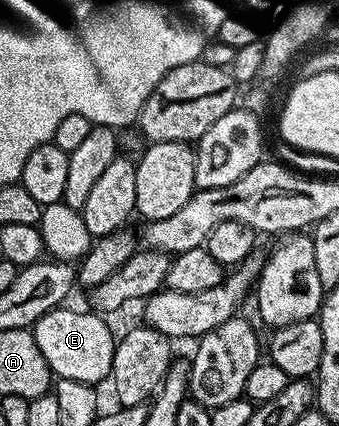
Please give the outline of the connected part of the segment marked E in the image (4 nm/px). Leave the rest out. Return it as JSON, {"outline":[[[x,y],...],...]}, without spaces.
{"outline":[[[61,311],[56,315],[50,316],[40,326],[39,332],[43,347],[47,351],[47,355],[55,367],[57,376],[62,382],[83,383],[87,387],[100,390],[102,388],[101,385],[107,384],[108,381],[110,384],[116,378],[123,337],[117,334],[117,329],[113,326],[116,324],[108,317],[92,317],[86,313],[76,311],[70,311],[70,313],[65,312]]]}

